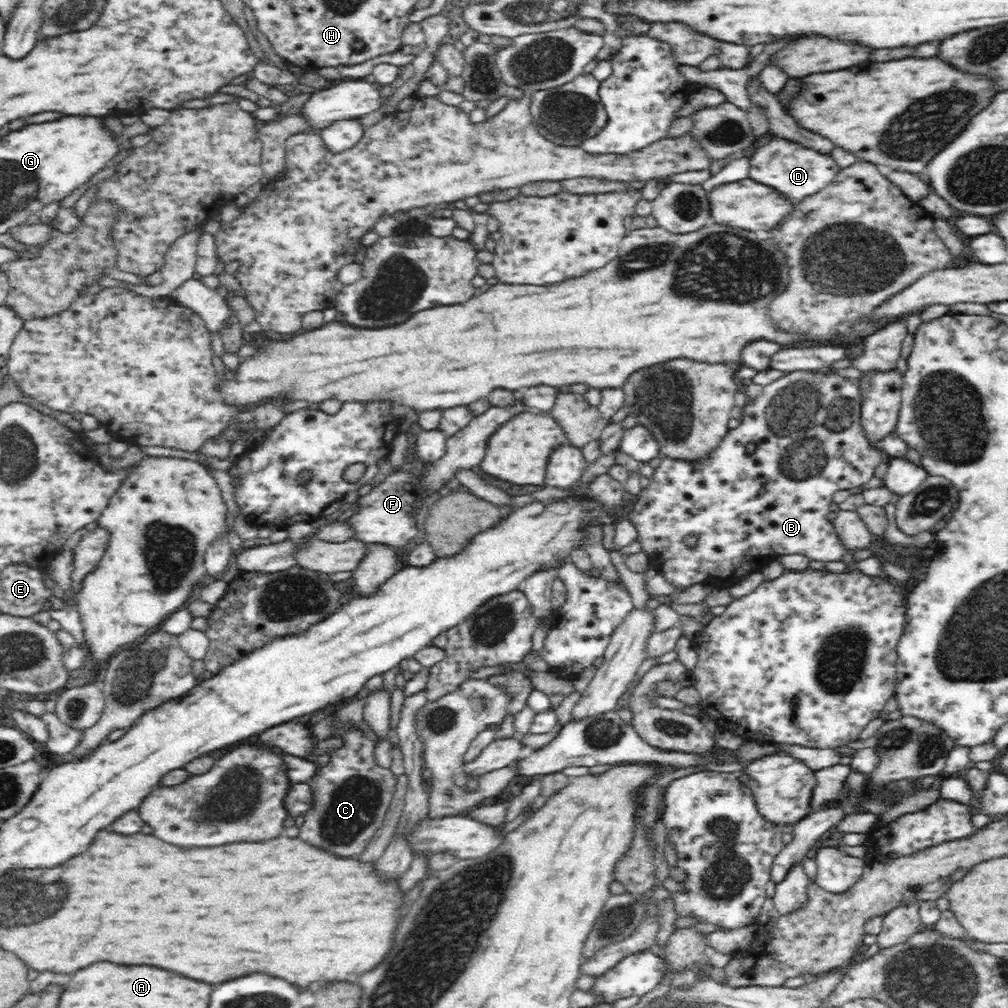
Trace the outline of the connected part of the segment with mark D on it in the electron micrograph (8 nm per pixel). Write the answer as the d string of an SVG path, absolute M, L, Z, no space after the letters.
M772 135L772 138L758 148L750 159L749 177L756 182L780 189L797 205L804 198L818 194L834 182L842 168L830 154L820 154L818 150L806 148L798 142Z

